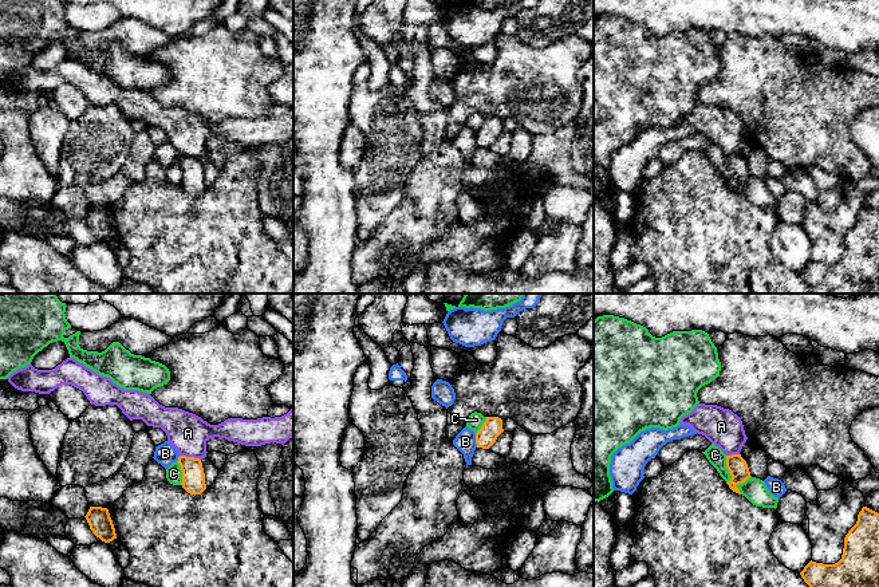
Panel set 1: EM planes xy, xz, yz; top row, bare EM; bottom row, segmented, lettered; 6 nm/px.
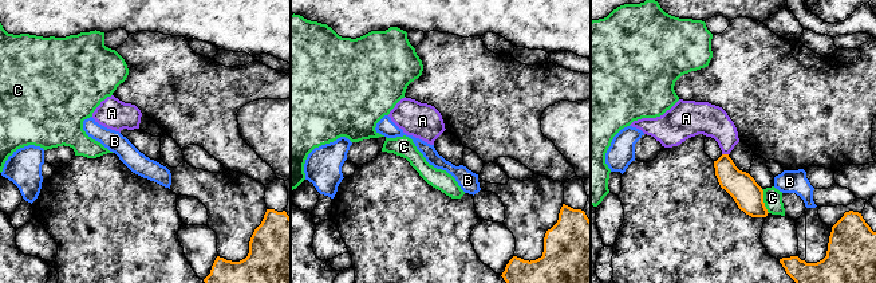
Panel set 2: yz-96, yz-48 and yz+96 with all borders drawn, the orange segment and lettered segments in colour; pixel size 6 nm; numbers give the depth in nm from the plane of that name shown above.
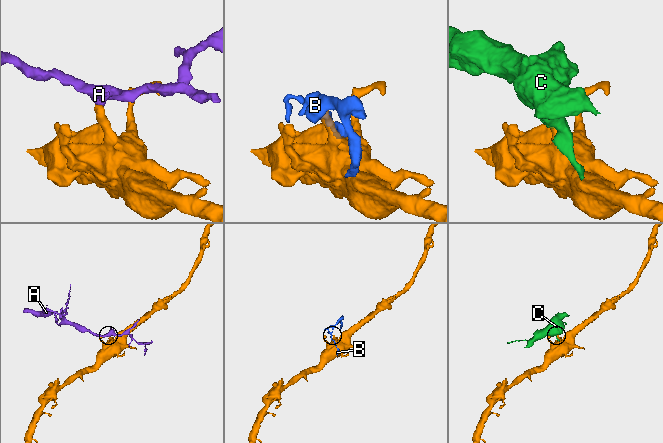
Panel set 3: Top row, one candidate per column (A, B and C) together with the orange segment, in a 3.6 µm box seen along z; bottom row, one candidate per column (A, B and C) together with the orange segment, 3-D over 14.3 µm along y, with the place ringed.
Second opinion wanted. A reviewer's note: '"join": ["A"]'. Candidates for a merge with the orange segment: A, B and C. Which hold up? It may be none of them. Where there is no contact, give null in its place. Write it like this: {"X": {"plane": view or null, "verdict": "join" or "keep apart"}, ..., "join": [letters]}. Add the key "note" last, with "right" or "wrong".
{"A": {"plane": "xy", "verdict": "keep apart"}, "B": {"plane": "xz", "verdict": "keep apart"}, "C": {"plane": "yz", "verdict": "keep apart"}, "join": [], "note": "wrong"}

